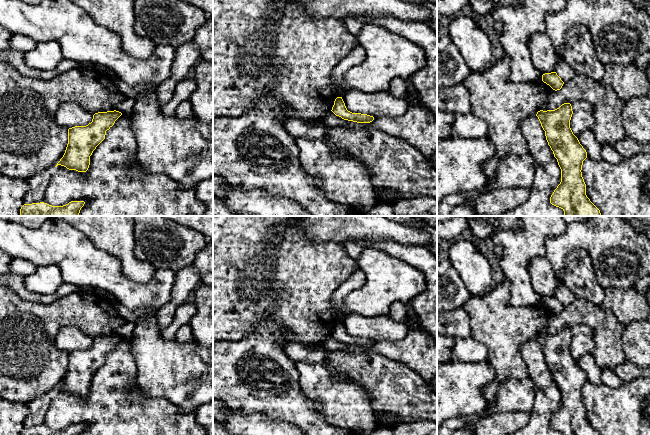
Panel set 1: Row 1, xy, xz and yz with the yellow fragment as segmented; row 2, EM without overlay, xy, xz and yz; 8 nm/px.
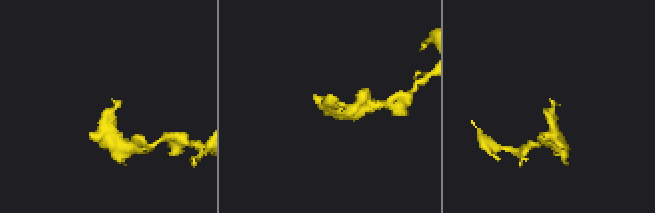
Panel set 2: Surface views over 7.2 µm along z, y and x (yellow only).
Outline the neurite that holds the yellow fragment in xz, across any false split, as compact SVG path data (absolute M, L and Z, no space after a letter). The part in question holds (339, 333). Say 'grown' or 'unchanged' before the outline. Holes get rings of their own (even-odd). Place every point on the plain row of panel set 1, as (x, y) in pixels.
unchanged; M337 321L331 334L336 340L344 344L353 345L357 347L370 347L374 344L373 340L361 337L352 337L347 334L342 321Z

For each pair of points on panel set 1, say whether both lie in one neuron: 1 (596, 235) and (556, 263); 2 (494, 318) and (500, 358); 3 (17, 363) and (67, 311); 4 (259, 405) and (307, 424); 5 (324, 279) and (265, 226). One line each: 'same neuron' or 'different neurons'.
1: same neuron
2: same neuron
3: same neuron
4: same neuron
5: same neuron

